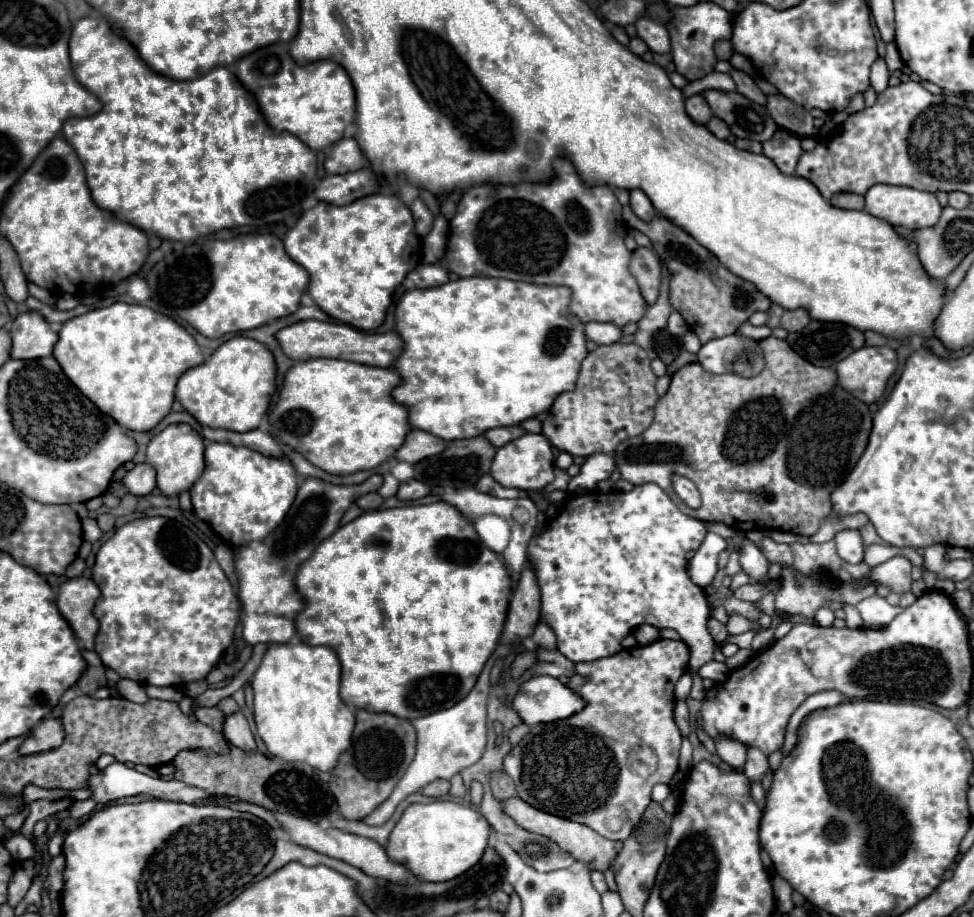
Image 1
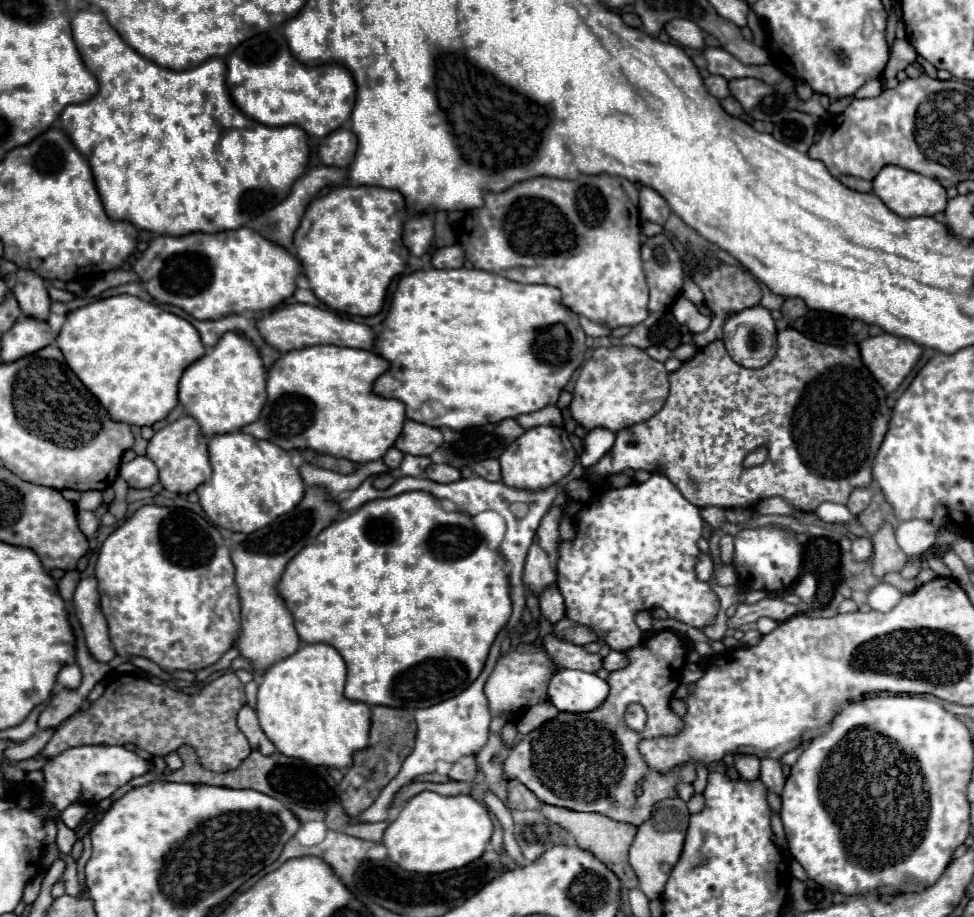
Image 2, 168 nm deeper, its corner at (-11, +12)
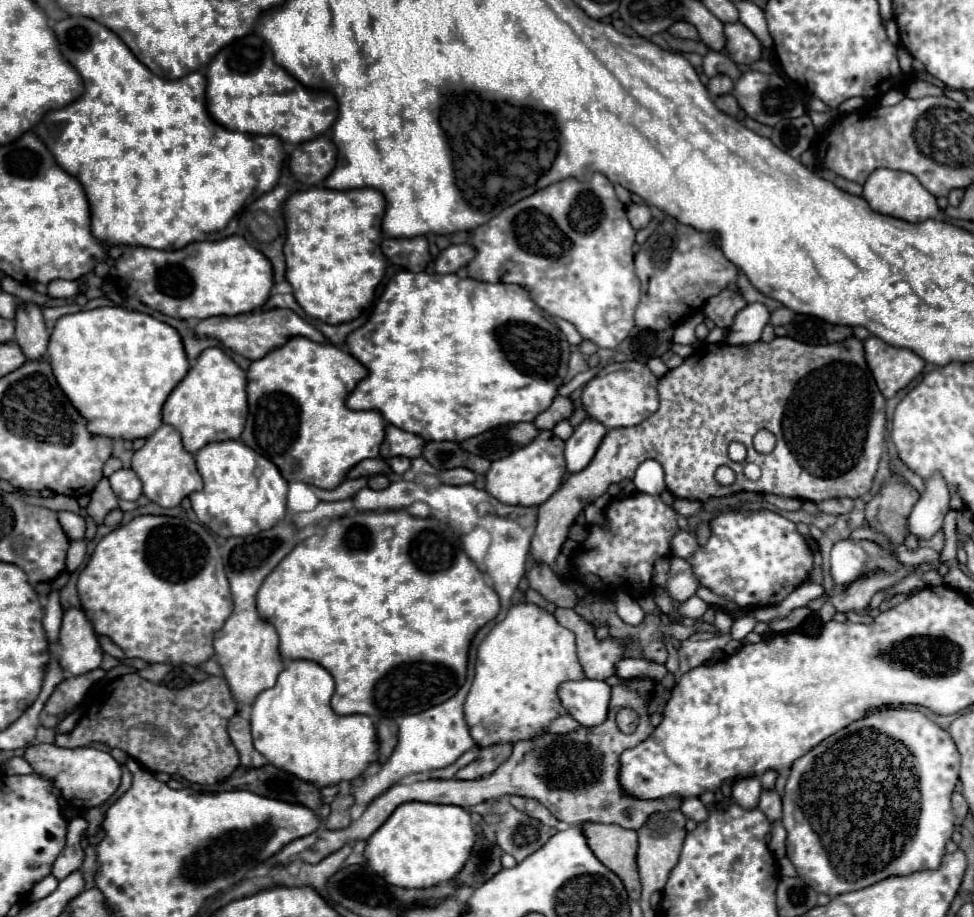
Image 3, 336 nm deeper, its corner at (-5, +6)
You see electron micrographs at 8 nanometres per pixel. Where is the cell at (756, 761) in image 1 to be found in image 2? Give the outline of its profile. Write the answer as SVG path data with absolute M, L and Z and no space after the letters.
M762 759L762 771L760 771L760 781L768 787L768 791L776 793L780 797L784 789L784 775L782 775L782 765L776 759Z

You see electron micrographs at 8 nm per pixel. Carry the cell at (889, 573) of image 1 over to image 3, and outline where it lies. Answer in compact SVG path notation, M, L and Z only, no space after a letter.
M940 475L926 481L926 493L920 495L908 517L908 533L918 541L932 539L940 529L946 511L950 509L950 491Z

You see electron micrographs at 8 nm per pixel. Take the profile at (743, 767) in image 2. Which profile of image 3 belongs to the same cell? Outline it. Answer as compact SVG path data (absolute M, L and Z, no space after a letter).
M742 777L742 779L736 779L734 785L732 785L732 797L734 801L744 807L744 809L752 809L758 805L758 797L760 797L760 791L762 791L762 785L760 785L760 779L758 777Z

